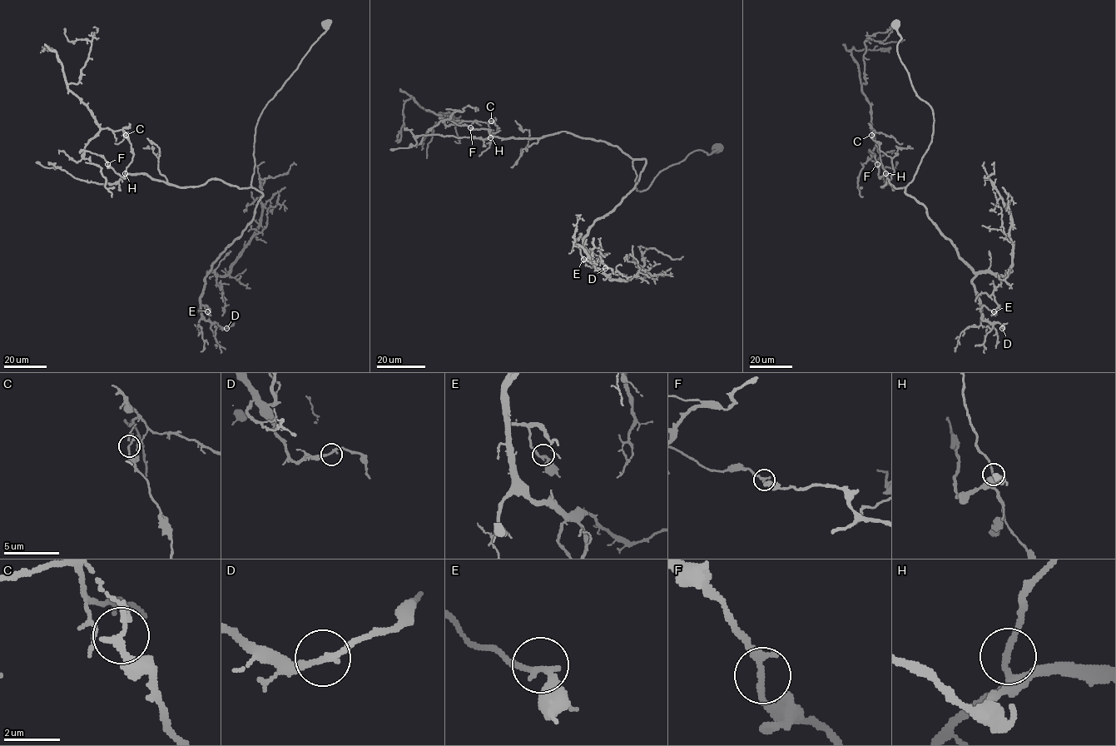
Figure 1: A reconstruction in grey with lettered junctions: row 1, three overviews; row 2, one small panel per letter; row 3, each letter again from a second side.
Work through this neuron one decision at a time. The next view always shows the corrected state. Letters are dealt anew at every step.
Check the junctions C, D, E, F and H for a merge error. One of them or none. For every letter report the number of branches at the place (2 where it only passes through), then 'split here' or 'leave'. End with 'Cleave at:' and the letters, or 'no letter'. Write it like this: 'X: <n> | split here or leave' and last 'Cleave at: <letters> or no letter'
C: 2 | split here
D: 2 | leave
E: 2 | leave
F: 2 | leave
H: 2 | leave
Cleave at: C

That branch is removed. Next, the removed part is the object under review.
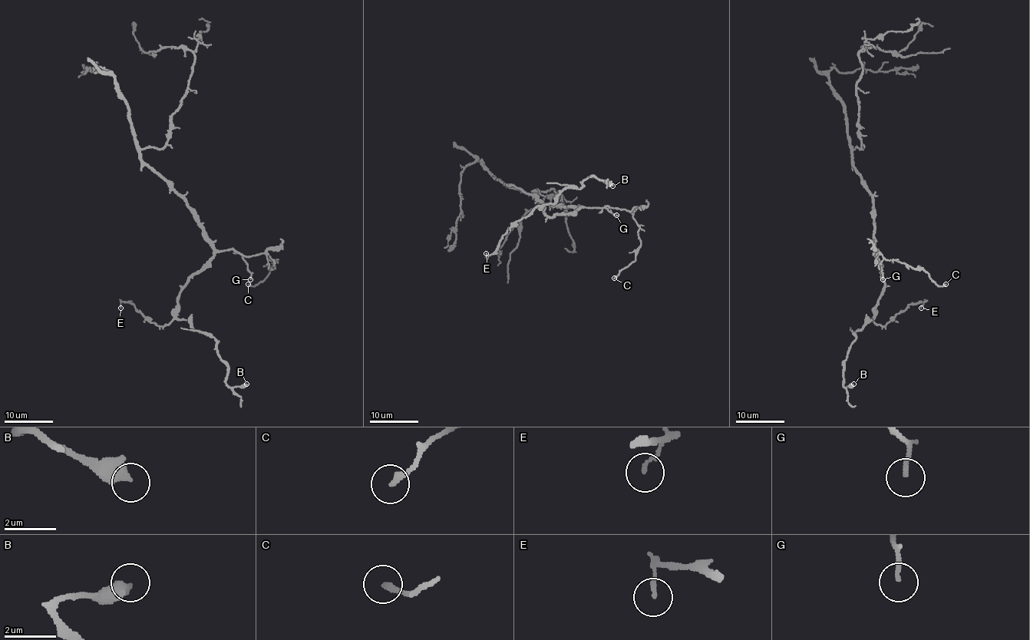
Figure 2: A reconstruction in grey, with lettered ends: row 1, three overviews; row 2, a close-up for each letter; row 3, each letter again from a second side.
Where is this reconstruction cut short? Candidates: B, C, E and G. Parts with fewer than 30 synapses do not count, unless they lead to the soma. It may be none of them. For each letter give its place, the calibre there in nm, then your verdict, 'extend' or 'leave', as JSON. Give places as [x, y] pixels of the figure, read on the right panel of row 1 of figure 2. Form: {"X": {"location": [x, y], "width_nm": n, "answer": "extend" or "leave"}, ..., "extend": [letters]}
{"B": {"location": [853, 384], "width_nm": 440, "answer": "leave"}, "C": {"location": [945, 284], "width_nm": 240, "answer": "leave"}, "E": {"location": [921, 308], "width_nm": 130, "answer": "leave"}, "G": {"location": [883, 279], "width_nm": 150, "answer": "leave"}, "extend": []}

